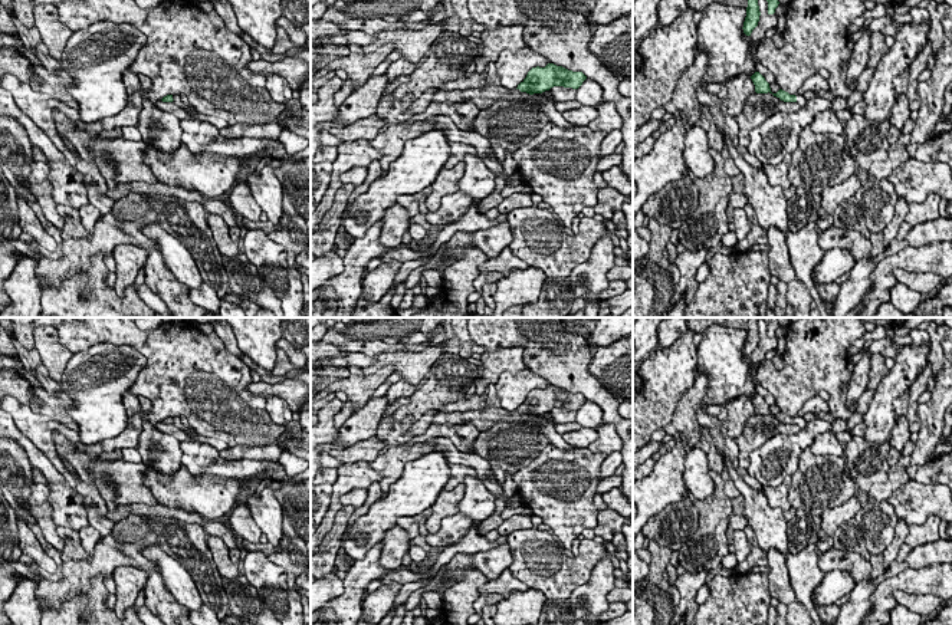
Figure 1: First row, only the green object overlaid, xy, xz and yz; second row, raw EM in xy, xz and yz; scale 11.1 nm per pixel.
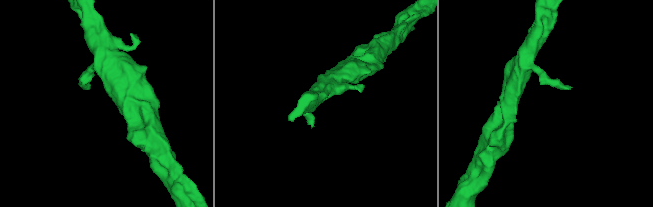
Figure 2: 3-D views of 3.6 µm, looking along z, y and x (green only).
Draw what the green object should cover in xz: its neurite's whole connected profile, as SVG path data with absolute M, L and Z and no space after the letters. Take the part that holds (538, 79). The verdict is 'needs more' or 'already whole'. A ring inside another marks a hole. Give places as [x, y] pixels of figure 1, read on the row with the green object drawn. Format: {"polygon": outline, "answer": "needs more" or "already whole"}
{"polygon": "M548 63L545 68L532 68L516 89L529 95L542 93L554 86L578 89L585 79L587 76L582 72L572 72Z", "answer": "already whole"}

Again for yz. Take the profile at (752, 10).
{"polygon": "M748 0L746 17L742 27L746 36L751 36L752 30L758 26L759 16L761 11L758 6L758 0Z", "answer": "already whole"}

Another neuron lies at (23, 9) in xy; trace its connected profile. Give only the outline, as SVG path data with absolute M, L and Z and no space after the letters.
M13 0L13 14L27 29L35 26L33 0Z

